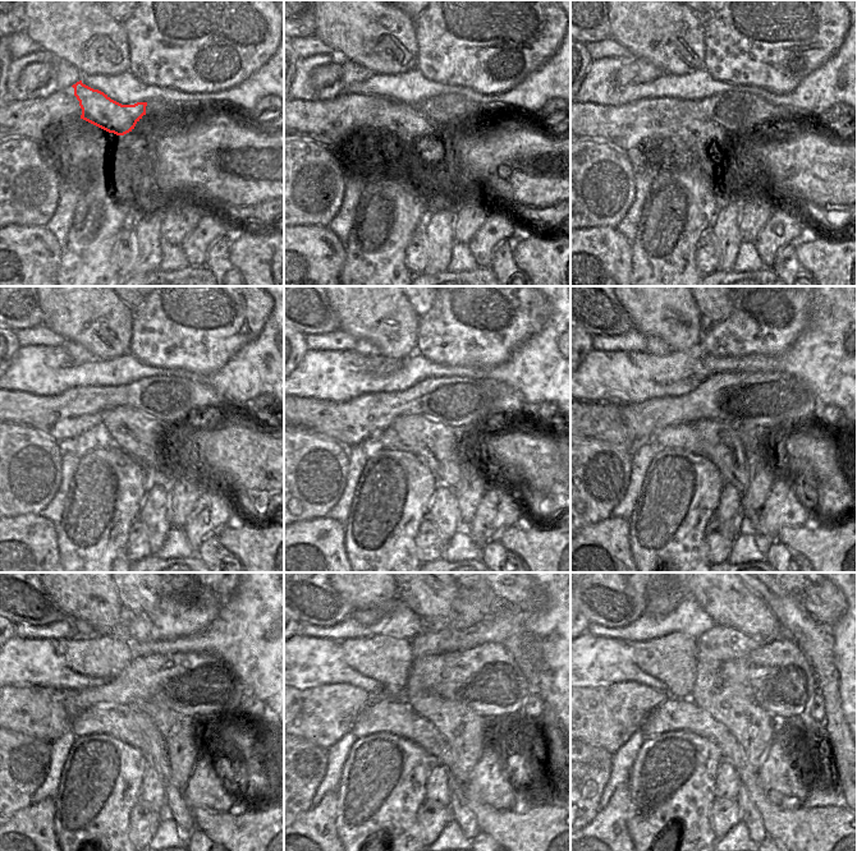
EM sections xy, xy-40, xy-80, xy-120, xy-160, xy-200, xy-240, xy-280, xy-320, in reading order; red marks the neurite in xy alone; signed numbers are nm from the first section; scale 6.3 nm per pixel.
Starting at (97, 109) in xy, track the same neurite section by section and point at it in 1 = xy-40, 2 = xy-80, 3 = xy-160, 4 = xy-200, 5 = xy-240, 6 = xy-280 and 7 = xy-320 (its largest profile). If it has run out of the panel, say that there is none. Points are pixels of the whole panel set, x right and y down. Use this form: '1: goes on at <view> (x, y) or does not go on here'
1: goes on at xy-40 (404, 123)
2: goes on at xy-80 (693, 137)
3: goes on at xy-160 (440, 447)
4: goes on at xy-200 (720, 442)
5: goes on at xy-240 (156, 755)
6: goes on at xy-280 (462, 814)
7: goes on at xy-320 (751, 818)

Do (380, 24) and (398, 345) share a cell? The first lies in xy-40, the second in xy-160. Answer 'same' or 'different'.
same

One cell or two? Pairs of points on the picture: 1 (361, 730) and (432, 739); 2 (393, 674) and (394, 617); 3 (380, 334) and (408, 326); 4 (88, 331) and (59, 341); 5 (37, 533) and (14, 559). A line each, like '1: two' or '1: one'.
1: one
2: two
3: one
4: two
5: one

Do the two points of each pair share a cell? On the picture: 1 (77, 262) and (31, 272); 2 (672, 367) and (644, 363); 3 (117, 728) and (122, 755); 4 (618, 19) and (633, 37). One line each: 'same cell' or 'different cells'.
1: different cells
2: same cell
3: different cells
4: same cell

